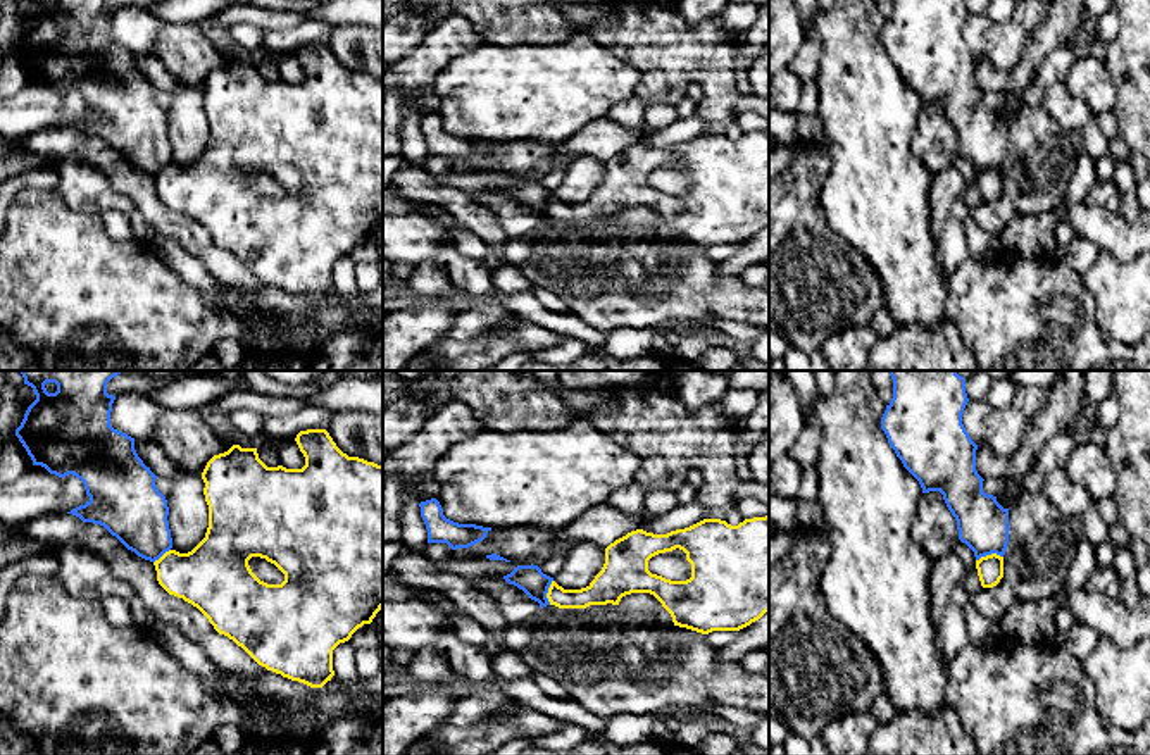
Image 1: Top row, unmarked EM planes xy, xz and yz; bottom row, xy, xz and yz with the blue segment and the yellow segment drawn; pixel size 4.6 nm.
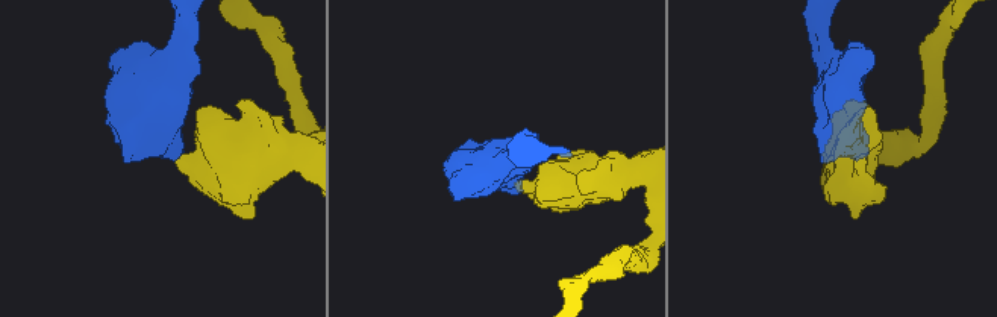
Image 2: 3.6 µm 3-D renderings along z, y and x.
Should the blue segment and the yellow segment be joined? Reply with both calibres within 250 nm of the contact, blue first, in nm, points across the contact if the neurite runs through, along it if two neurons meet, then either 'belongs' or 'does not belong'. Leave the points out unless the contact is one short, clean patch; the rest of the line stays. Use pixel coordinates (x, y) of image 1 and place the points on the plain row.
240/130 nm | along yz (1002, 169), (990, 168), (976, 174) | does not belong

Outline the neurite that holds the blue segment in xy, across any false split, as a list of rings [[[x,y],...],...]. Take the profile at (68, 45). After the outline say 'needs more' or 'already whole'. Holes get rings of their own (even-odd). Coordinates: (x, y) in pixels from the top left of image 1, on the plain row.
[[[45,0],[31,2],[36,14],[28,21],[16,50],[33,79],[59,91],[72,88],[83,95],[90,114],[67,128],[103,140],[138,171],[159,174],[172,162],[167,114],[155,100],[157,90],[138,71],[134,52],[110,40],[116,10],[107,7],[107,0],[57,0],[55,7]]]; already whole

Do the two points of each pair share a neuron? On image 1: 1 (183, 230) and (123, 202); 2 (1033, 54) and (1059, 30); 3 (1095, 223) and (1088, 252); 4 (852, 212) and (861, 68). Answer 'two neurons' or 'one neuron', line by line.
1: two neurons
2: one neuron
3: two neurons
4: one neuron

